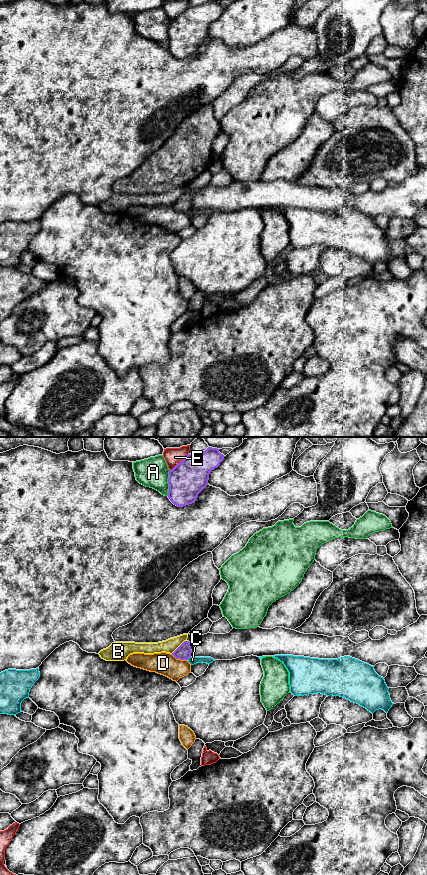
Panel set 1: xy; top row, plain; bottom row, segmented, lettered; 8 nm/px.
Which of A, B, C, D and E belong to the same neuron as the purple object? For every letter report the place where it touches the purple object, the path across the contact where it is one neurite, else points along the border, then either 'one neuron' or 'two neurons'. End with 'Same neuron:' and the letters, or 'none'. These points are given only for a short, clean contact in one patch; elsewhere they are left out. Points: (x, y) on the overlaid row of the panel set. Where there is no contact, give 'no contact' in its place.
A: meets purple in xy at (168, 483); two neurons
B: meets purple in xy at (179, 646); two neurons
C: meets purple in xy at (188, 658); two neurons
D: meets purple in xy at (179, 658); border along xy (171, 654), (176, 658), (187, 660); two neurons
E: meets purple in xy at (180, 462); two neurons
Same neuron: none

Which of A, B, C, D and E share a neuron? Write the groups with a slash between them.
A / B / C / D / E

